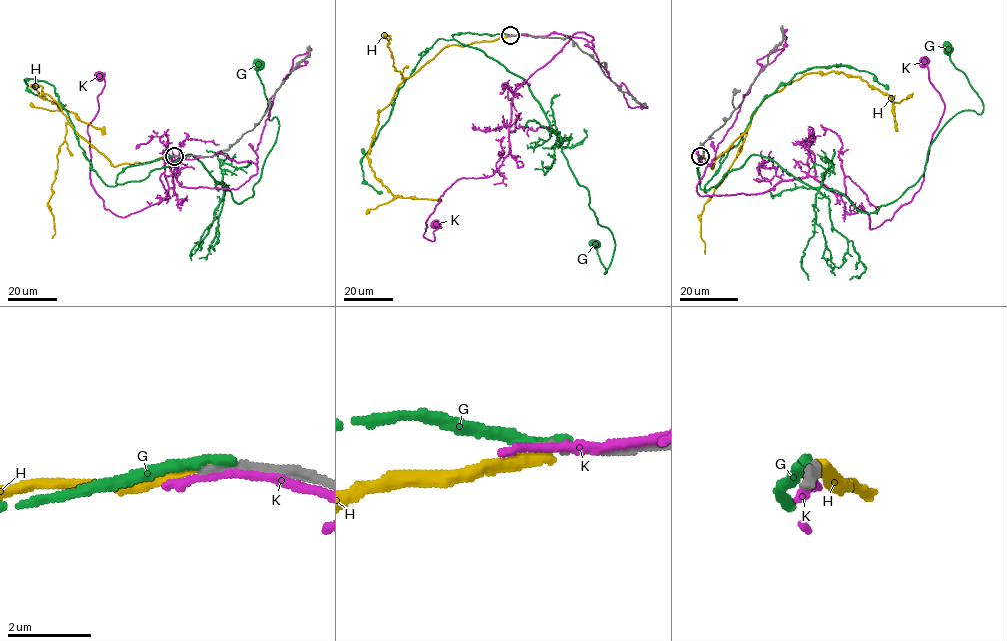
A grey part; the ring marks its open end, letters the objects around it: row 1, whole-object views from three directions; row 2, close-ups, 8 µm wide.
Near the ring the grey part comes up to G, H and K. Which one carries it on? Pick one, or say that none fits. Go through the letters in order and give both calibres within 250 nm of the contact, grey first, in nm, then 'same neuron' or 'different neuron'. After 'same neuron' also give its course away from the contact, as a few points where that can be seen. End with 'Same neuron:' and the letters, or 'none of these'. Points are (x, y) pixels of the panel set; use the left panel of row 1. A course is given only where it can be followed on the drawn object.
G: 200 nm thick on the grey side, 240 nm on the other; different neuron
H: 190 nm thick on the grey side, 320 nm on the other; different neuron
K: 200 nm thick on the grey side, 220 nm on the other; different neuron
Same neuron: none of these

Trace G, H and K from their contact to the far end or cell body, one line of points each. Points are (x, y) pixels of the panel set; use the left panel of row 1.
G: (175, 155), (127, 166), (116, 183), (191, 155), (236, 203), (252, 196), (279, 127), (268, 118), (258, 62)
H: (174, 156), (113, 166), (76, 131), (41, 85), (31, 86), (38, 94), (106, 133)
K: (178, 156), (257, 172), (237, 189), (173, 173), (161, 200), (104, 207), (87, 132), (100, 77)

